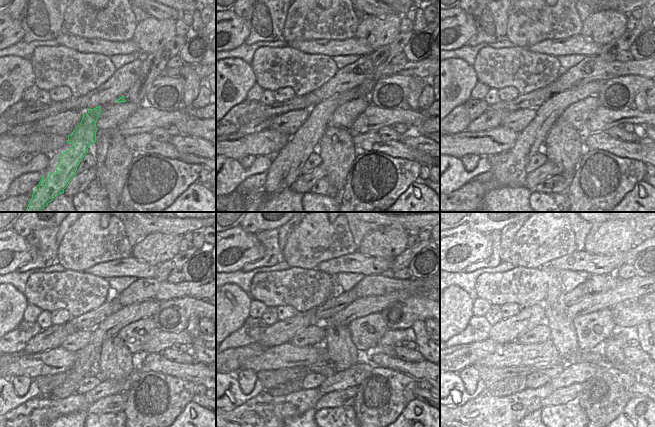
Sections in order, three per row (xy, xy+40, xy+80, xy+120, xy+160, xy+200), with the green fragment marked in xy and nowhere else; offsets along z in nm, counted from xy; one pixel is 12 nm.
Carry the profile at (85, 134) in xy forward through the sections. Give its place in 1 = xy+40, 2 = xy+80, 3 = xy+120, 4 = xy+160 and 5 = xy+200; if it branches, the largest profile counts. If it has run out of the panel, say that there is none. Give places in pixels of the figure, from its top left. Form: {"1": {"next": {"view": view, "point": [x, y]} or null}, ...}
{"1": {"next": {"view": "xy+40", "point": [310, 133]}}, "2": {"next": {"view": "xy+80", "point": [530, 139]}}, "3": {"next": {"view": "xy+120", "point": [86, 357]}}, "4": {"next": {"view": "xy+160", "point": [361, 307]}}, "5": {"next": {"view": "xy+200", "point": [636, 287]}}}

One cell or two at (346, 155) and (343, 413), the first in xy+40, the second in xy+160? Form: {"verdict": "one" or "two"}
{"verdict": "two"}

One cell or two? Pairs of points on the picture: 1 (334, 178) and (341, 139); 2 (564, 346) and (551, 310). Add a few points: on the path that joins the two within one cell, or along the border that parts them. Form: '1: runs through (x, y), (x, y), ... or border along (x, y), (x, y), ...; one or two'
1: runs through (337, 168), (338, 149); one
2: runs through (563, 337), (562, 328), (556, 319); one

